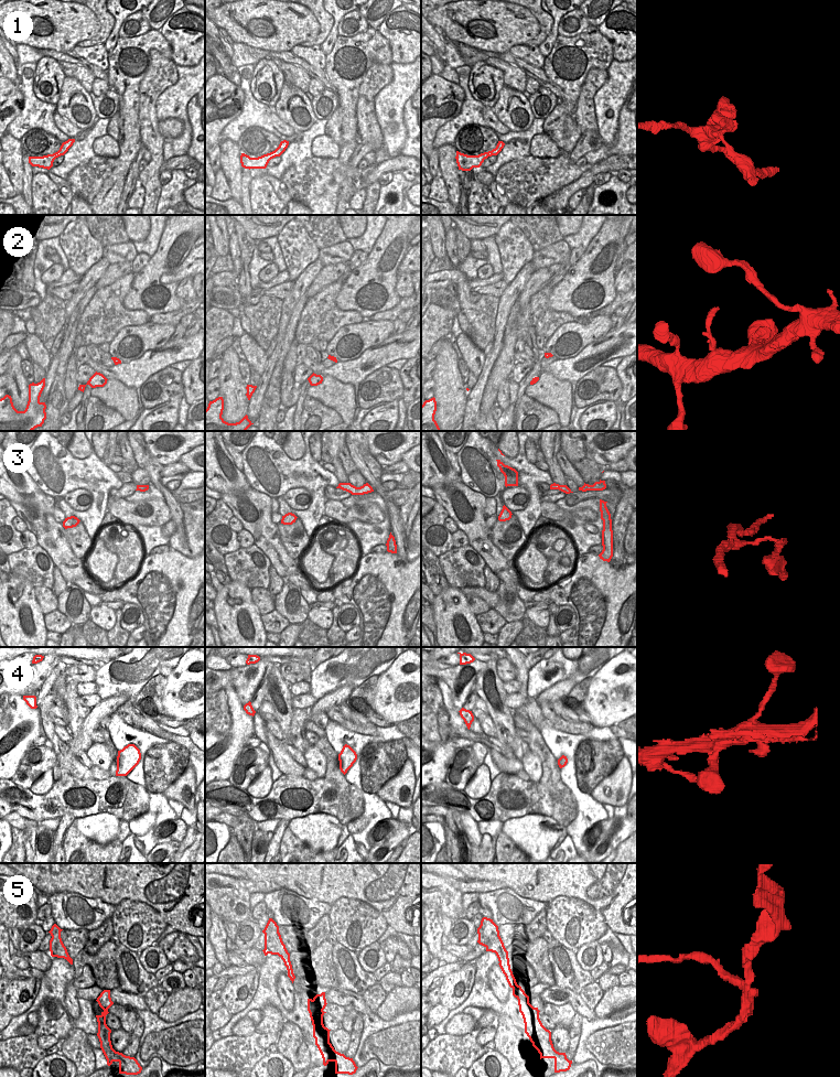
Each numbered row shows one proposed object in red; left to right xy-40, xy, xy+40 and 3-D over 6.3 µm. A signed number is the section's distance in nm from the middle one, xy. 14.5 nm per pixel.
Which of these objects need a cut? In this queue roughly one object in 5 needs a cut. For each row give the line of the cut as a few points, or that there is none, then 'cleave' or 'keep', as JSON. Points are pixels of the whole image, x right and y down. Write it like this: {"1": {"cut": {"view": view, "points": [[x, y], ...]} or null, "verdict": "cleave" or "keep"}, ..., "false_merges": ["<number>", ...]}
{"1": {"cut": null, "verdict": "keep"}, "2": {"cut": null, "verdict": "keep"}, "3": {"cut": {"view": "xy+40", "points": [[583, 485], [585, 491]]}, "verdict": "cleave"}, "4": {"cut": null, "verdict": "keep"}, "5": {"cut": {"view": "xy", "points": [[312, 1000], [322, 1010]]}, "verdict": "cleave"}, "false_merges": ["3", "5"]}

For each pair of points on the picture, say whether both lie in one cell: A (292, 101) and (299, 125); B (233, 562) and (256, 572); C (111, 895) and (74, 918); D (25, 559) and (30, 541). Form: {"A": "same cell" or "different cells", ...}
{"A": "same cell", "B": "same cell", "C": "different cells", "D": "different cells"}

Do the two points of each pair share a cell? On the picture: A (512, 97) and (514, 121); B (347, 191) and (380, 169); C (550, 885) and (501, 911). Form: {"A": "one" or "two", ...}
{"A": "one", "B": "one", "C": "two"}

